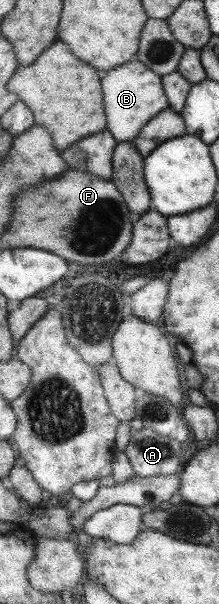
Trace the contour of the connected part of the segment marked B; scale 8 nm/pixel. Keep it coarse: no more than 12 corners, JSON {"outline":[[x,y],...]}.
{"outline":[[135,59],[104,72],[106,130],[135,139],[168,107],[162,76]]}

